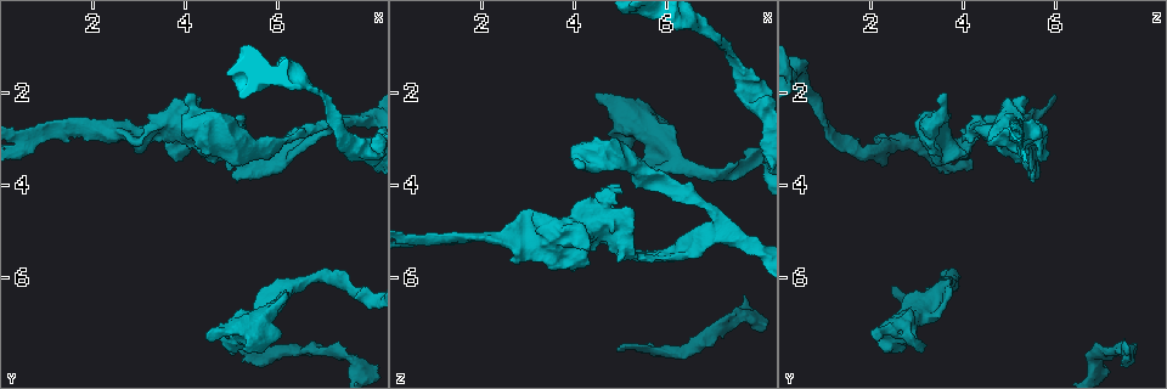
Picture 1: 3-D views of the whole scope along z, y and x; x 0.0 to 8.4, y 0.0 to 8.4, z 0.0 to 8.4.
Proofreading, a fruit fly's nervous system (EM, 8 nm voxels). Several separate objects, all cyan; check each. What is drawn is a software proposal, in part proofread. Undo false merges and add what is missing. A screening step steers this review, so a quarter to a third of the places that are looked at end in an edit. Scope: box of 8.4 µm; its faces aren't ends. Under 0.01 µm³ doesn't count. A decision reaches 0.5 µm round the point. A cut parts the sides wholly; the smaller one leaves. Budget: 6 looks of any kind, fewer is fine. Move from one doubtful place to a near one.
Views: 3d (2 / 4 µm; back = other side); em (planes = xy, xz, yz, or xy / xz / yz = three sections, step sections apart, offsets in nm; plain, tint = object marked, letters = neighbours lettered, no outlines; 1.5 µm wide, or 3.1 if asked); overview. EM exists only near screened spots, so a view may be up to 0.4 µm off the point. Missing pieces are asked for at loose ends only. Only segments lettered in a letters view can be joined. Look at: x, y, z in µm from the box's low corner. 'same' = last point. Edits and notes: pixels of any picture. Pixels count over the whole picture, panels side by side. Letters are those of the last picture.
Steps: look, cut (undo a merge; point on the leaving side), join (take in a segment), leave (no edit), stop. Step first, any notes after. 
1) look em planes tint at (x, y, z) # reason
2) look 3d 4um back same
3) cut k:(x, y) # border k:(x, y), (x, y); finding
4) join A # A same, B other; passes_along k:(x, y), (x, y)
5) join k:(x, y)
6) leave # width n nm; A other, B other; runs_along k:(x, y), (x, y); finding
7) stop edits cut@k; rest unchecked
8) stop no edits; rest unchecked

look 3d 2um at (7.75, 7.90, 6.85) # arms part here

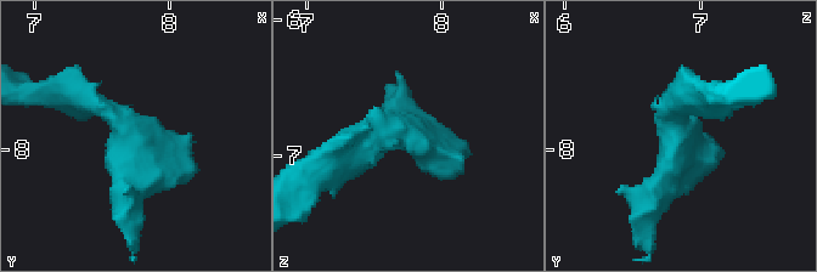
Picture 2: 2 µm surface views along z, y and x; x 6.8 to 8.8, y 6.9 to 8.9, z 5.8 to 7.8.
look em planes letters at (7.76, 7.94, 6.82) # need the tissue

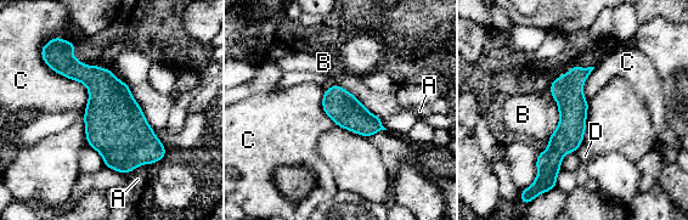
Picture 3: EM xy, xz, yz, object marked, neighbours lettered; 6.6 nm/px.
leave # A other, B other, C other, D other; runs_along 3:(587, 71), (545, 171); one neuron here

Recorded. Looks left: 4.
look 3d 2um at (3.80, 3.55, 5.65) # free end

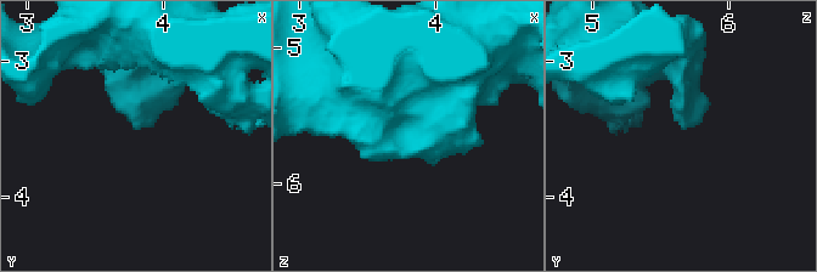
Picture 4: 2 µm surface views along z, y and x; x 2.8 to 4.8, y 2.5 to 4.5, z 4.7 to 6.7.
look em planes letters at (3.80, 3.46, 5.64)

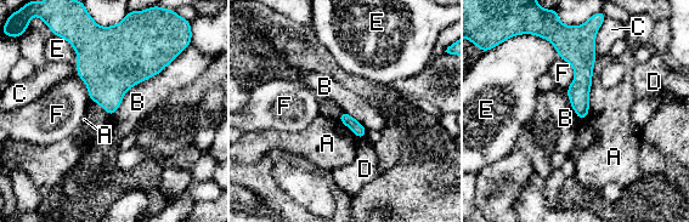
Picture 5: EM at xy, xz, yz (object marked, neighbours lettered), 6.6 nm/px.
leave # A other, B other, C other, D other, E other, F other; border 5:(175, 58), (133, 85), (109, 118); no lettered segment goes on from it

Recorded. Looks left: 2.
look em yz step 8 tint at (6.20, 6.30, 2.95) # branch stops here

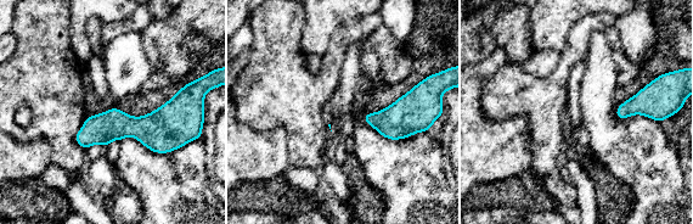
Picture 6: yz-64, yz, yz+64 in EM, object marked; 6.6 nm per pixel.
look em yz step 8 letters same

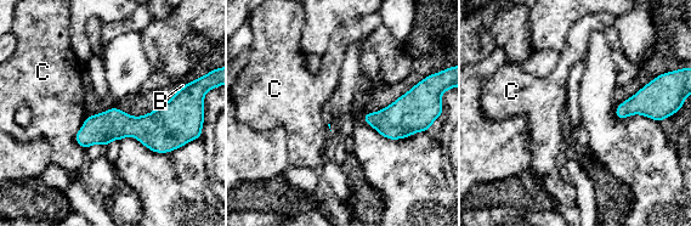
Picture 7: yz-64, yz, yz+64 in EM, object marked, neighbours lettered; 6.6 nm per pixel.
leave # B other, C other; no lettered segment goes on from it

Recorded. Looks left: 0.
stop no edits; rest unchecked

